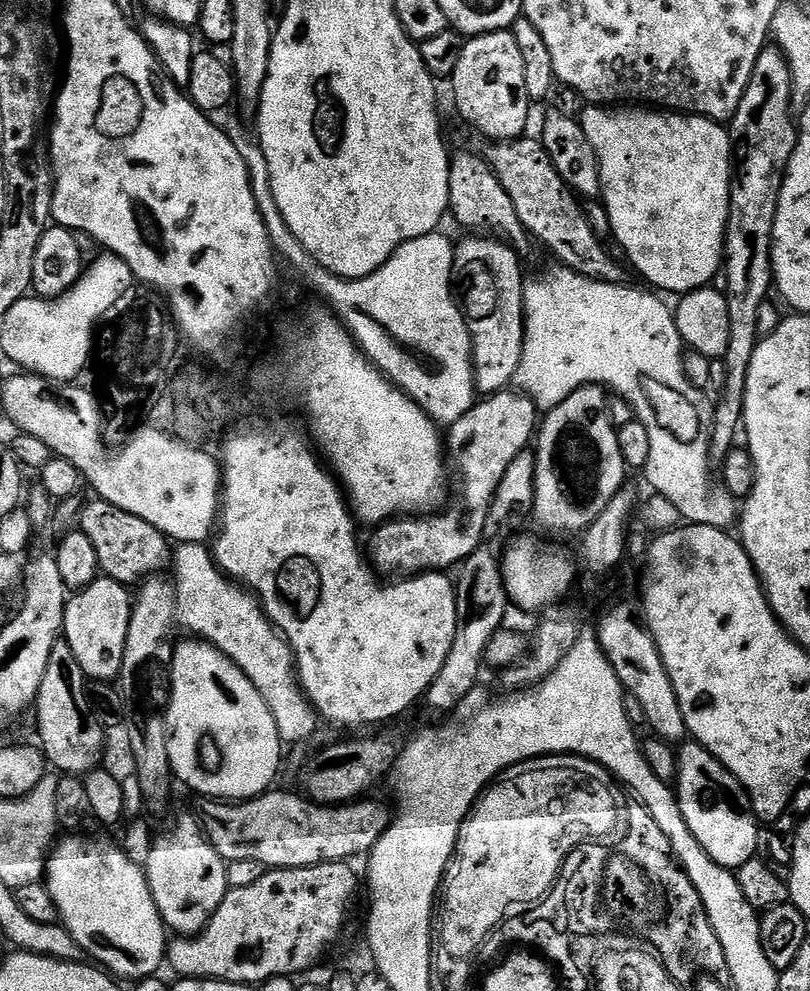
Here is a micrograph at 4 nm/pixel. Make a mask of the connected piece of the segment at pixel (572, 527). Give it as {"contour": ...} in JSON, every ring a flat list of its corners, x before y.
{"contour":[[588,384,584,388,574,390,557,408,547,409,545,418,538,428,534,440,536,453,536,469,534,470,534,502,532,503,531,519,536,519,540,528,548,532,576,532,583,534,606,510,606,505,620,488,625,487,624,472,626,465,622,458,622,450,618,446,618,428,608,417,608,400,603,387]]}

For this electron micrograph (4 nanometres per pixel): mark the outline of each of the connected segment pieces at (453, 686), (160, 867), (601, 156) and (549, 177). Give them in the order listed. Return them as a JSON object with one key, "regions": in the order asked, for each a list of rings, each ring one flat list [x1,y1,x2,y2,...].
{"regions":[[[491,542,480,545,474,554,465,558,459,565,454,583,456,585,456,629,454,642,450,646,450,654,446,654,446,662,442,662,442,670,434,678,428,688,426,701,432,712,455,713,456,708,481,683,480,671,485,671,486,646,490,646,490,638,505,627,504,615,510,609,508,591,504,589,504,569,502,552]],[[195,815,180,816,169,832,161,836,159,833,143,870,148,878,148,889,154,898,154,906,158,906,158,914,164,920,165,929,173,933,176,931,175,935,180,938,191,938,203,932,230,891,227,869,227,863,204,837,204,831]],[[588,106,585,112,578,116,580,128,584,132,600,167,600,191,602,203,609,216,611,235,620,243,622,251,628,255,627,263,637,268,650,283,653,289,664,292,683,294,693,292,695,288,706,288,711,285,713,278,722,270,724,262,724,235,728,229,730,214,730,190,732,189,732,137,729,129,723,123,707,120,705,116,690,116,673,114,667,110,649,110,644,106]],[[528,139,493,143,489,147,492,149,486,152,486,159,498,182,502,182,506,194,510,194,510,202,514,202,514,210,529,237,535,243,537,240,538,243,545,244,560,259,557,261,563,267,578,273,582,278,603,284,624,284,625,265,620,265,596,238,584,216,581,203,554,170,550,154,546,154,543,144,539,139]]]}

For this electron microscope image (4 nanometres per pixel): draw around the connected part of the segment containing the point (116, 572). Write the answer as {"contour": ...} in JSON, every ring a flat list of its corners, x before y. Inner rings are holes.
{"contour":[[92,498,89,504,85,503,78,517,78,528,94,545,101,573,114,582,136,586,145,578,155,577,169,567,173,549,168,537,162,535,154,526,150,526,150,522,142,522,142,518,134,514,126,514,126,510,118,510,118,506,110,502]]}

